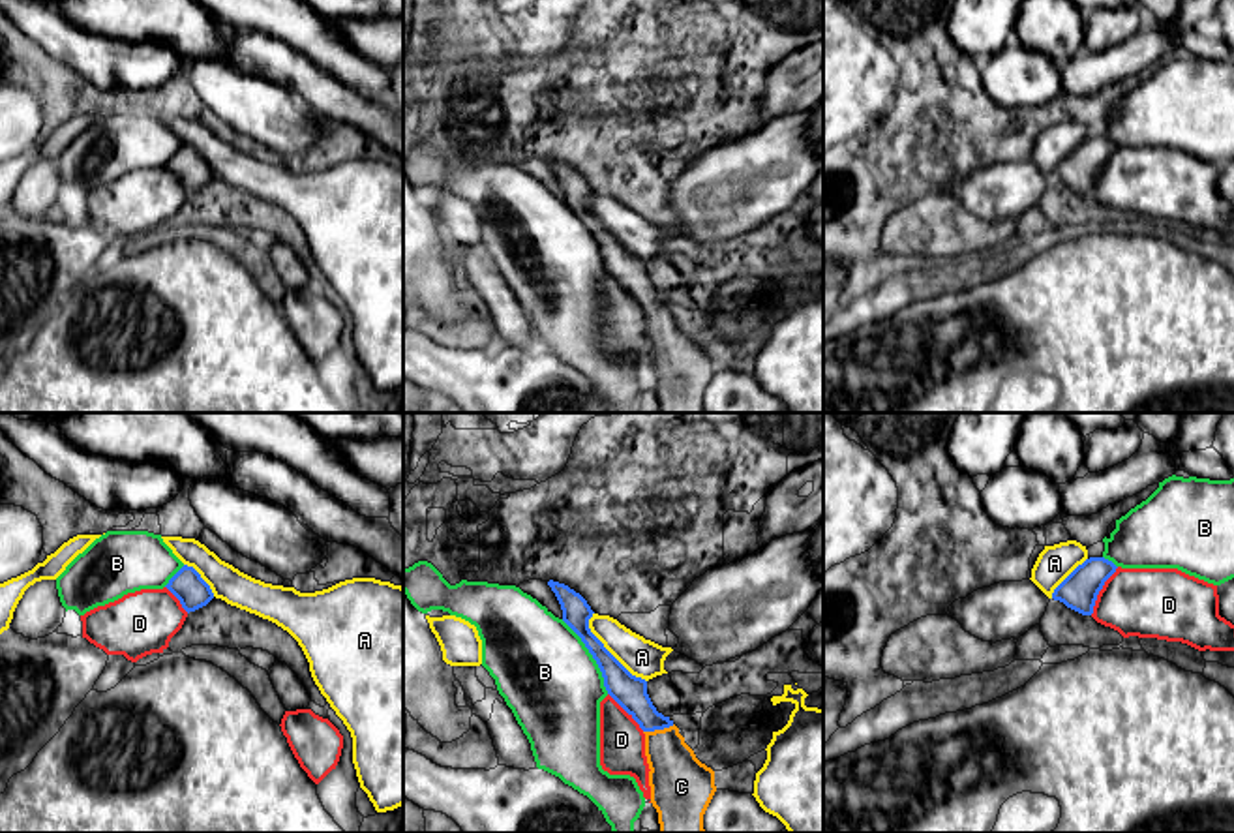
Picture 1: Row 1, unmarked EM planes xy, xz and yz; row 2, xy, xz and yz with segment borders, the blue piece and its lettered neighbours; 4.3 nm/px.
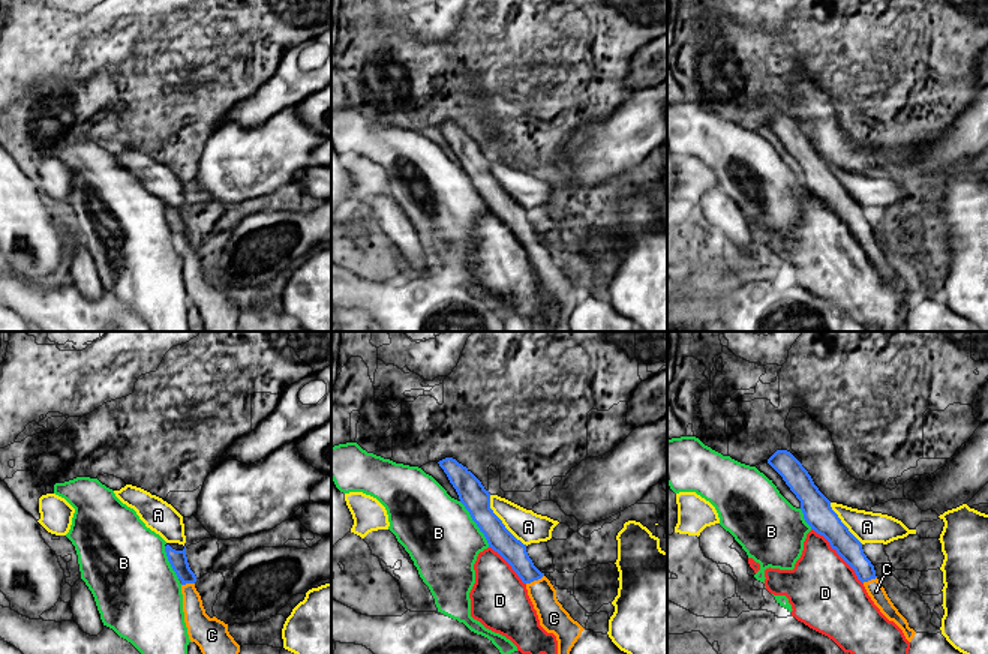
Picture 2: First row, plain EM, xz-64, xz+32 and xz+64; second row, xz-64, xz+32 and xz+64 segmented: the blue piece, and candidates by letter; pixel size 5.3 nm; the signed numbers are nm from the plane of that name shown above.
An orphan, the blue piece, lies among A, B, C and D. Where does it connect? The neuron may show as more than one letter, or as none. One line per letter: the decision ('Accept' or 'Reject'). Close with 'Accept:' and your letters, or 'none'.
A: Reject
B: Reject
C: Accept
D: Reject
Accept: C

